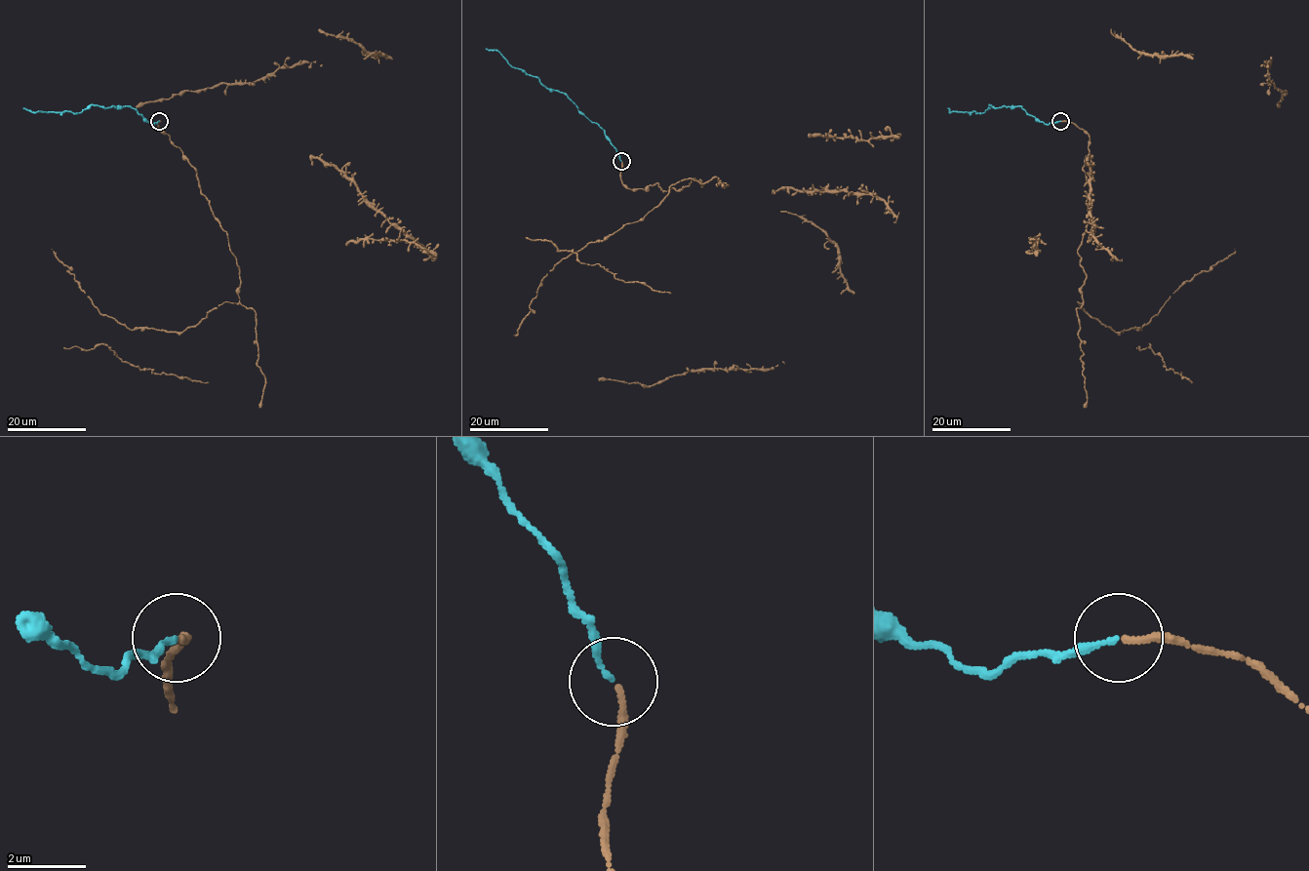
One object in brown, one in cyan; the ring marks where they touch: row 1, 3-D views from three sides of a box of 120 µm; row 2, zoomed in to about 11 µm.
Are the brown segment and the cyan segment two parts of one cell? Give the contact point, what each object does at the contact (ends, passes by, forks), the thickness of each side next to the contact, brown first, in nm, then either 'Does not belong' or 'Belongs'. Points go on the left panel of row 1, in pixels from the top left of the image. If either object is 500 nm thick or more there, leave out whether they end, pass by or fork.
Place: (159, 121). At the ring brown ends. At the ring cyan ends. Thickness 180 nm (brown) against 130 nm. Belongs

